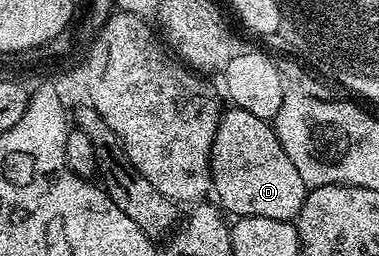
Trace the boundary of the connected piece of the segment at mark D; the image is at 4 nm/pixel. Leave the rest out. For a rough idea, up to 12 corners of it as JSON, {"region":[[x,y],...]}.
{"region":[[221,114],[210,175],[221,210],[290,221],[306,183],[273,126]]}

